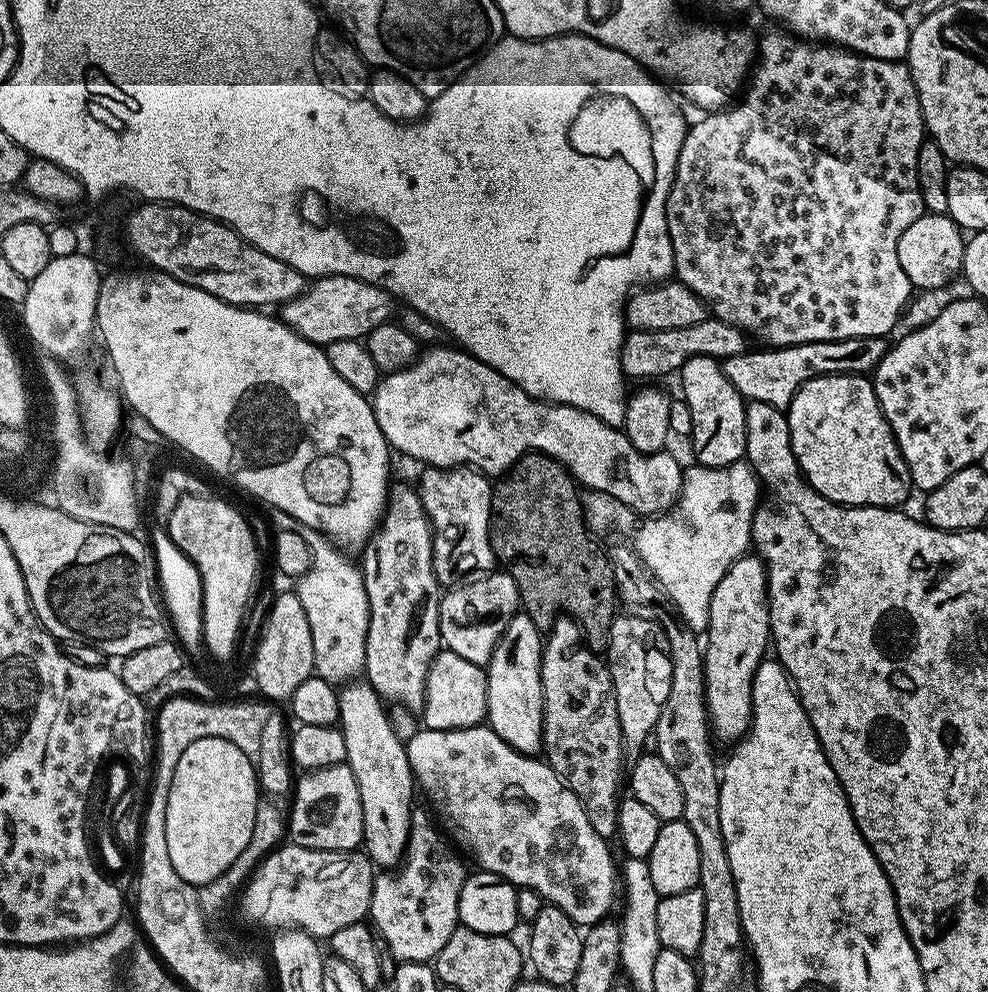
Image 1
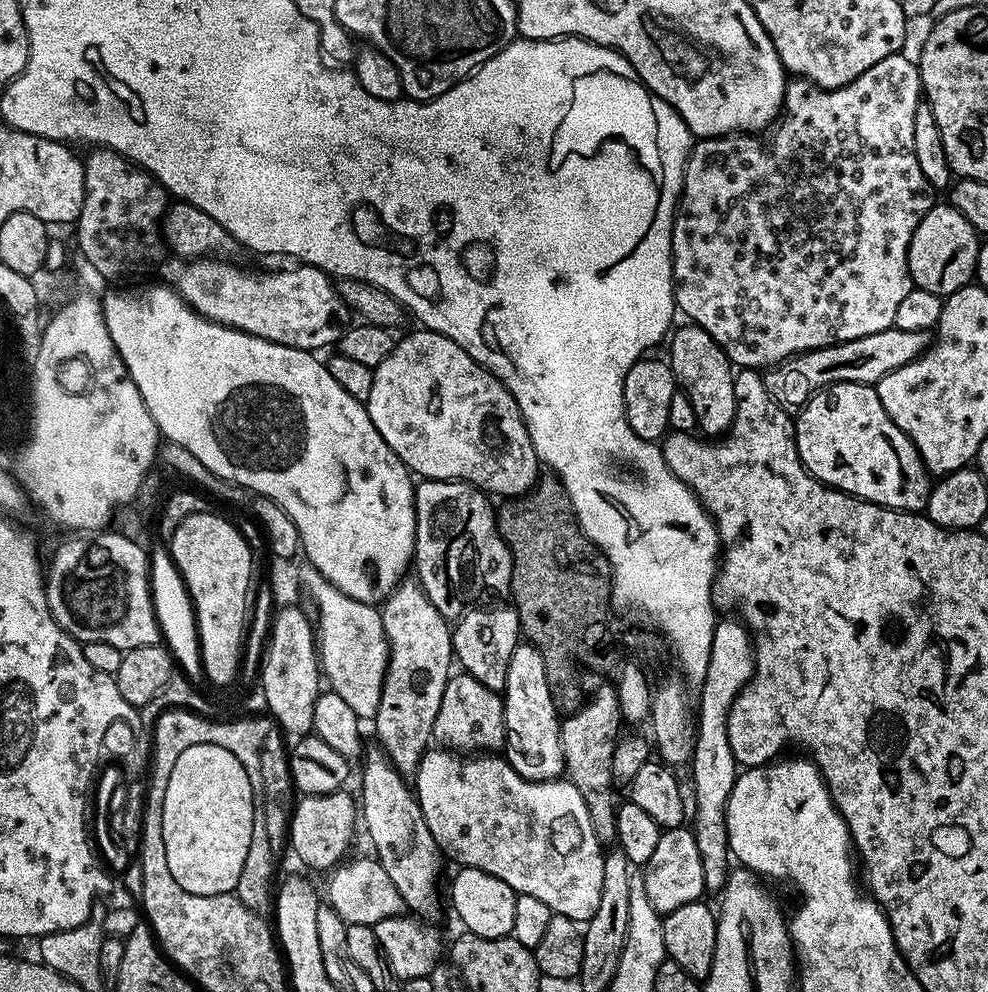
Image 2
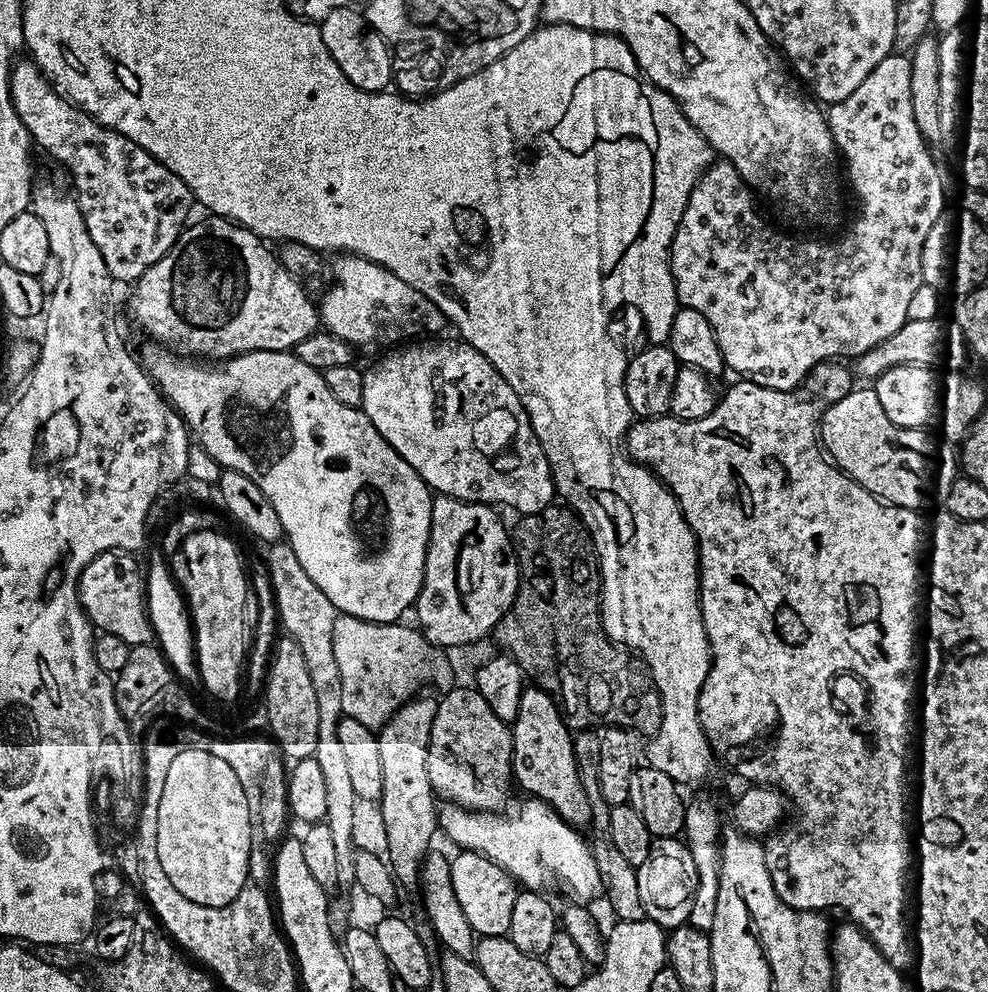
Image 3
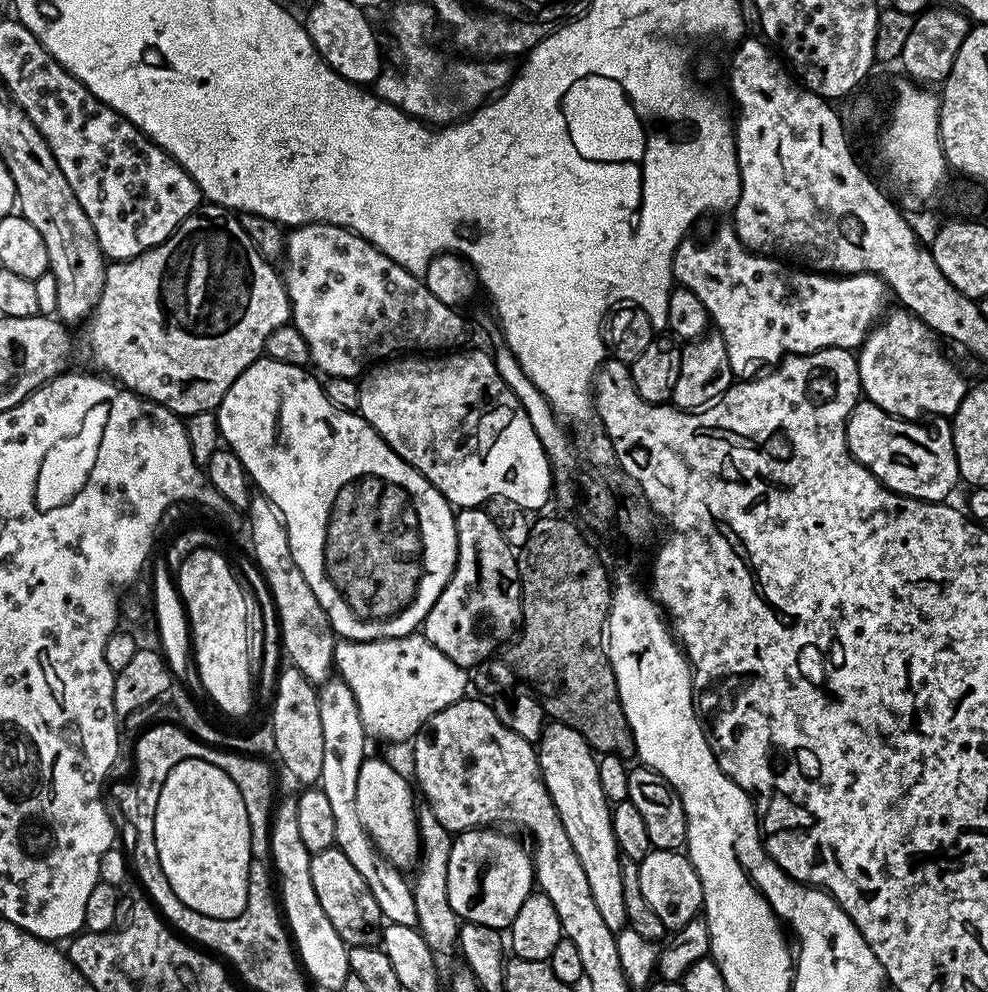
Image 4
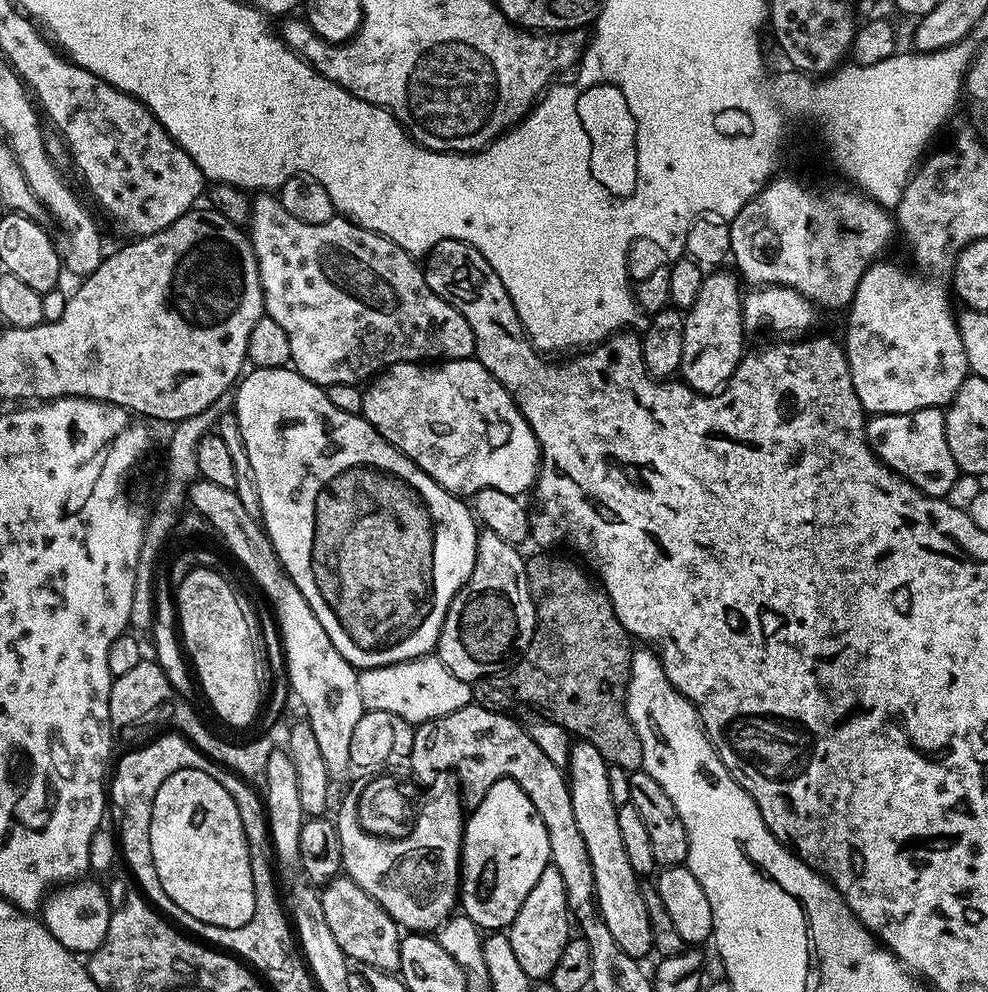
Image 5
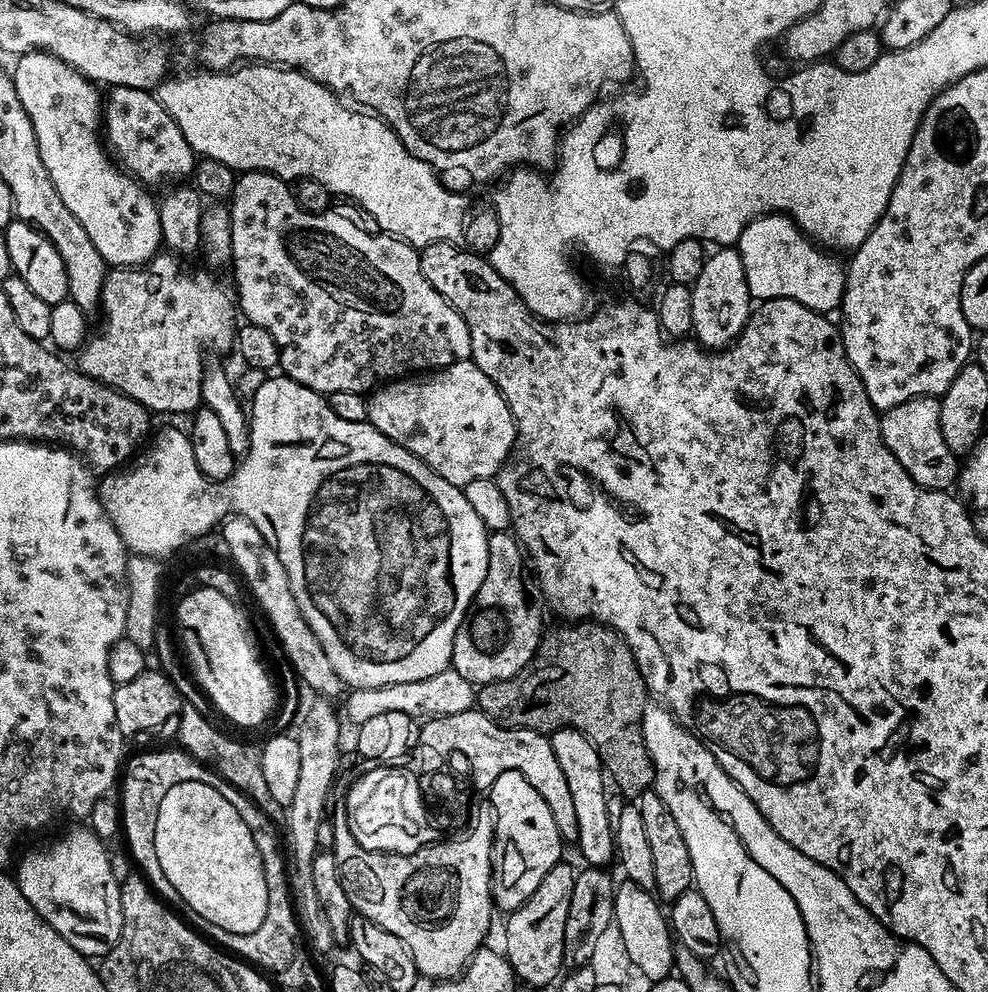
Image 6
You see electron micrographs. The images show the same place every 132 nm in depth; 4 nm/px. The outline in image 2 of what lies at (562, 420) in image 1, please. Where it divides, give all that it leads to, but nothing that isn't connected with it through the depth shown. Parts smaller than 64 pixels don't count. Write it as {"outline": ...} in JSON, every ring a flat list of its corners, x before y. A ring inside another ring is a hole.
{"outline":[[419,330,395,341,386,359,373,368,374,386,366,402,370,422,398,454,409,472,426,480,462,480,493,497,505,495,504,488,531,485,534,453,518,402,494,373,479,364,458,342,437,332]]}

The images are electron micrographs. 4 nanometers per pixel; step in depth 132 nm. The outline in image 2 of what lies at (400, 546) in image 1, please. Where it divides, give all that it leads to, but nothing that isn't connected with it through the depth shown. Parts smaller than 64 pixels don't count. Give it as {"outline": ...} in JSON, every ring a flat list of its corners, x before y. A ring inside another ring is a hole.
{"outline":[[405,578,396,585,394,591,382,601,380,617,388,639,388,669,384,675,382,698,378,702,374,725,376,724,376,736,381,740,377,741,392,757,392,762,401,776,408,778,415,773,421,758,433,743,434,718,438,718,438,706,442,706,442,694,454,668,452,628,449,621,442,614,438,614,434,602,430,602,416,578]]}

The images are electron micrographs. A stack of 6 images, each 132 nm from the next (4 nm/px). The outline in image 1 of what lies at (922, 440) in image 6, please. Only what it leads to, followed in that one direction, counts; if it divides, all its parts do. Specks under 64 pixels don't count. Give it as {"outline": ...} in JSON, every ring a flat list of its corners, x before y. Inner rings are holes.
{"outline":[[867,375,815,376,792,396,786,415,790,426,792,453,796,456,801,473,809,486,826,499,853,508,895,509,903,505,900,503,914,492,912,475,902,458,902,450,892,433,892,427,886,422,872,380]]}

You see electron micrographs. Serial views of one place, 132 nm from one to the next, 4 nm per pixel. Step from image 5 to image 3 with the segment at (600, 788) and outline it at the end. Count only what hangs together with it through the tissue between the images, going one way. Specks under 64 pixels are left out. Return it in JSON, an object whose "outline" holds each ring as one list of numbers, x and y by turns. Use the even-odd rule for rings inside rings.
{"outline":[[539,686,525,687,522,702,518,704,518,718,510,727,512,729,512,775,515,783,519,787,521,784,528,791,529,797,549,804,567,824,591,825,590,802,586,798,586,790,582,790,582,782,578,778,578,766,574,758,573,733,565,724,564,717,556,709,556,703,553,702,551,694]]}

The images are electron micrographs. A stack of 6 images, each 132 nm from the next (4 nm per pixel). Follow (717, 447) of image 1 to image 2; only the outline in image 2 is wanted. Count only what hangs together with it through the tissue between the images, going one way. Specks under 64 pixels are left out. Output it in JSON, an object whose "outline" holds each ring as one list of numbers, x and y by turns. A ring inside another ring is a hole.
{"outline":[[684,322,678,328,671,333,672,345,668,348,666,359,672,365,677,385,682,389,683,395,687,396,690,406,694,406,697,429,705,437,719,438,731,429,736,413,734,365,722,346,718,346,718,342,714,342,714,338,706,334,706,330,691,322]]}

